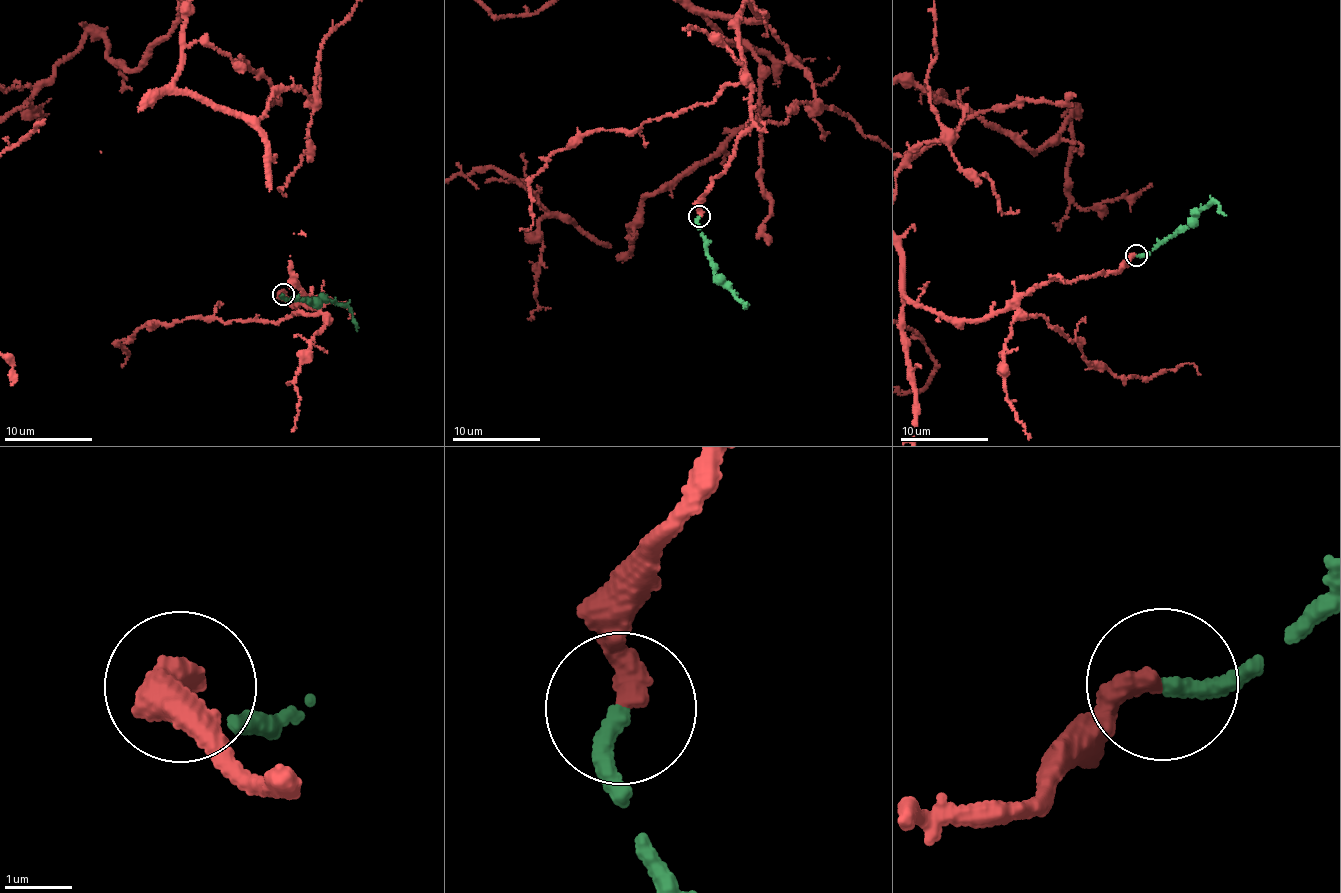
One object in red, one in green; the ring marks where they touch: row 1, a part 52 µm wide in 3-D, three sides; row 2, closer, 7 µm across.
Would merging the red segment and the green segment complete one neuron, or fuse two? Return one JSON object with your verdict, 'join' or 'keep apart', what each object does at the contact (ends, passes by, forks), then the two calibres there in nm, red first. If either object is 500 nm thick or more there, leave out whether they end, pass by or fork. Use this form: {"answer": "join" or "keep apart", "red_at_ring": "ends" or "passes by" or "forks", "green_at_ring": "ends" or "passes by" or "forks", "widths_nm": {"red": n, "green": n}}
{"answer": "join", "red_at_ring": "ends", "green_at_ring": "ends", "widths_nm": {"red": 360, "green": 260}}

